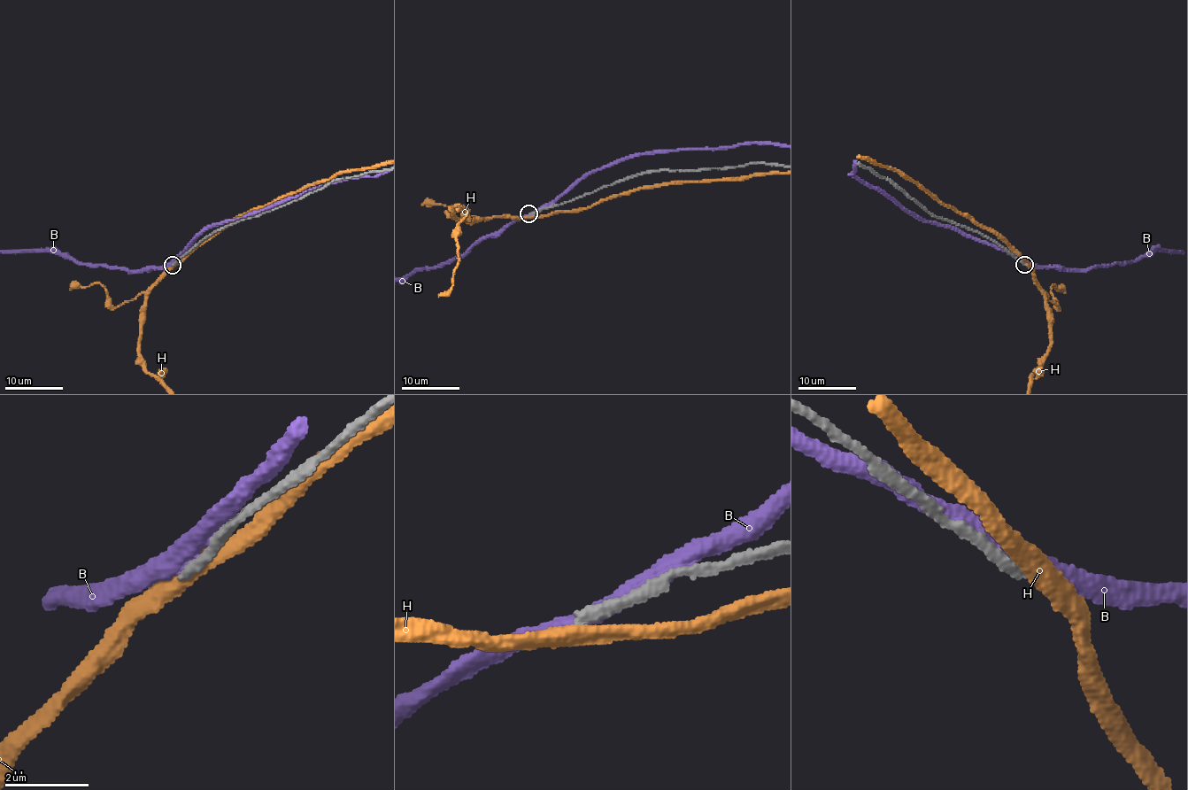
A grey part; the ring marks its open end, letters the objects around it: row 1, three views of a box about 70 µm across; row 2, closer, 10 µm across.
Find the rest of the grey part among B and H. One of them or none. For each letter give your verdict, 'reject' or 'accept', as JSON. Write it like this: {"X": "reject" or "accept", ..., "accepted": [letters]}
{"B": "reject", "H": "reject", "accepted": []}

